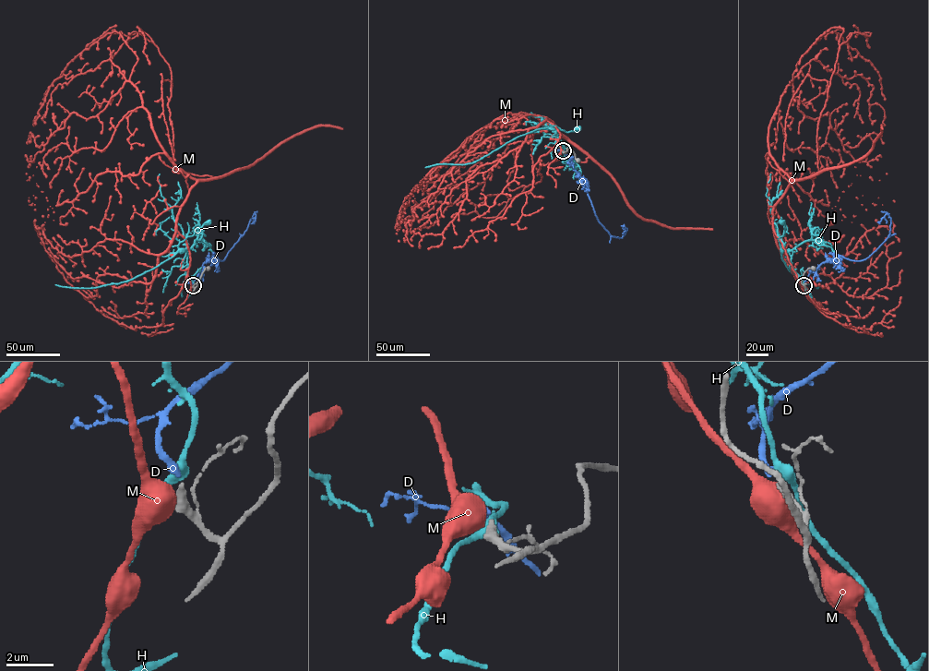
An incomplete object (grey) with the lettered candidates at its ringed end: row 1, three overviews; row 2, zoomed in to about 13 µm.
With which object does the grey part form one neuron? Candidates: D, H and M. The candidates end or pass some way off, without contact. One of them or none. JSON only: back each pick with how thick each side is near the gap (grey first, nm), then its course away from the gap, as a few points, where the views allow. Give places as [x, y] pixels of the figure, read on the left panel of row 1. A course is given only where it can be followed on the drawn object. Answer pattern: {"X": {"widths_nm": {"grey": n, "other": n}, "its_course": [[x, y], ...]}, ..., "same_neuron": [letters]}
{"D": {"widths_nm": {"grey": 280, "other": 280}, "its_course": [[193, 285], [204, 263], [215, 256], [219, 260], [225, 258], [256, 214], [255, 221], [251, 223]]}, "same_neuron": ["D"]}

